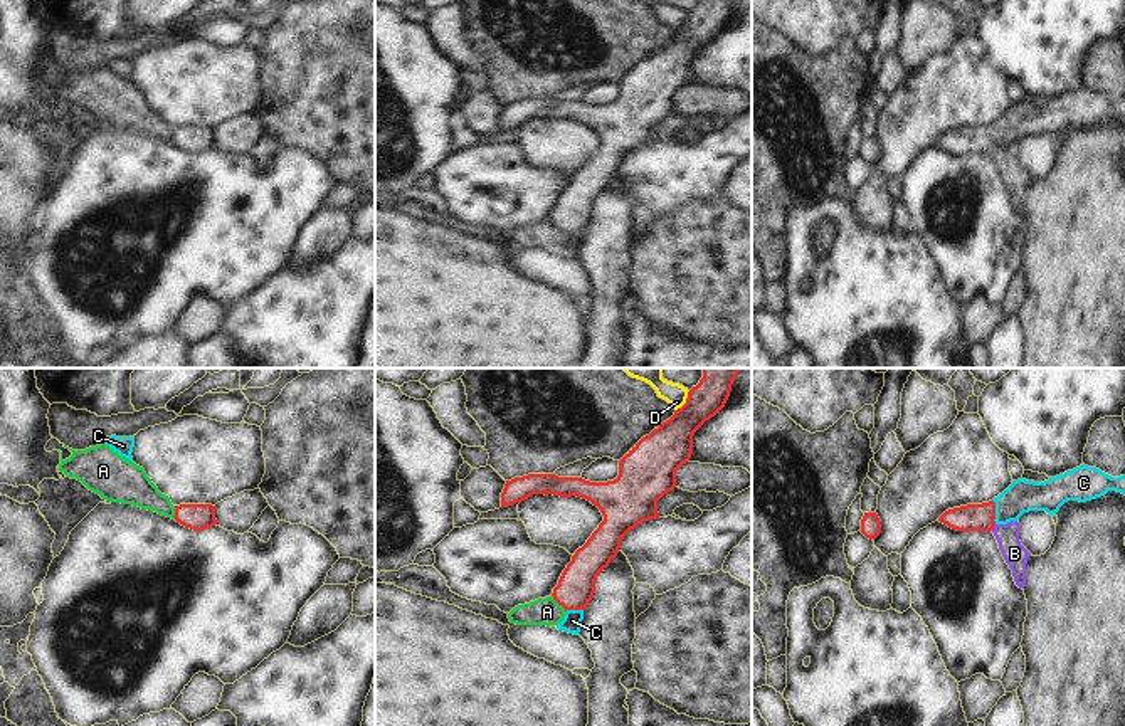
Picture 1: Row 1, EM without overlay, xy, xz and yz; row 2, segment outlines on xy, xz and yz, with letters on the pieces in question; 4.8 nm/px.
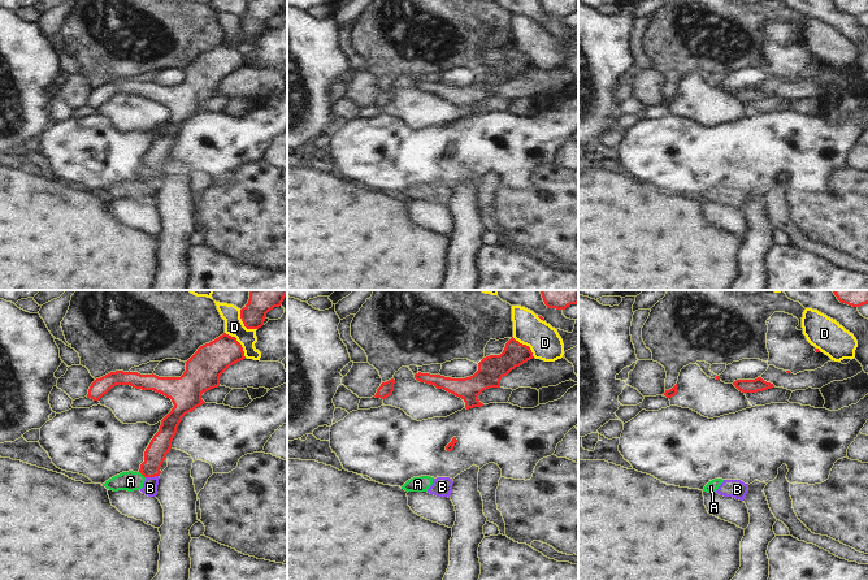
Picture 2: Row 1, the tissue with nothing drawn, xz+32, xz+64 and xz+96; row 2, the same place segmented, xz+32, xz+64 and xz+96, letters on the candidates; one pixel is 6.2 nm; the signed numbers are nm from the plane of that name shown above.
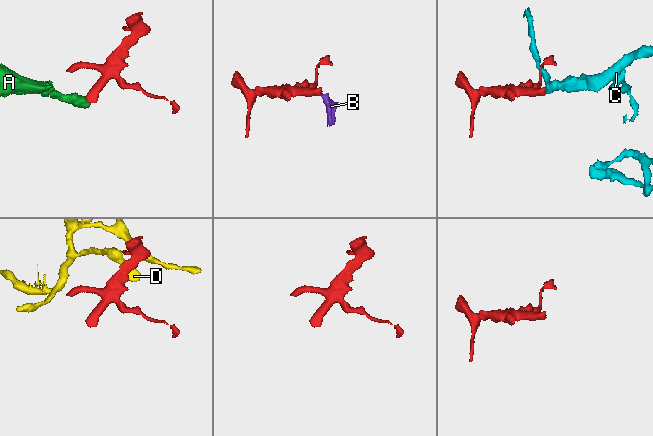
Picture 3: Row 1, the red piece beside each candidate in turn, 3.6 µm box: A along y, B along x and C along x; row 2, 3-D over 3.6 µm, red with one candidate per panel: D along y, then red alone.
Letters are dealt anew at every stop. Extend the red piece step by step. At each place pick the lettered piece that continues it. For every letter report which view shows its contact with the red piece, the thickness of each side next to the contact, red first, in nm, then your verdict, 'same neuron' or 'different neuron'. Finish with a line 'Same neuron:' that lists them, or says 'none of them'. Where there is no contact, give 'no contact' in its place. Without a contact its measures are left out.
A: meets red in xz; 180 nm thick on the red side, 130 nm on the other; different neuron
B: meets red in yz; 130 nm thick on the red side, 110 nm on the other; different neuron
C: meets red in yz; 130 nm thick on the red side, 160 nm on the other; same neuron
D: meets red in xz; 220 nm thick on the red side, 110 nm on the other; different neuron
Same neuron: C

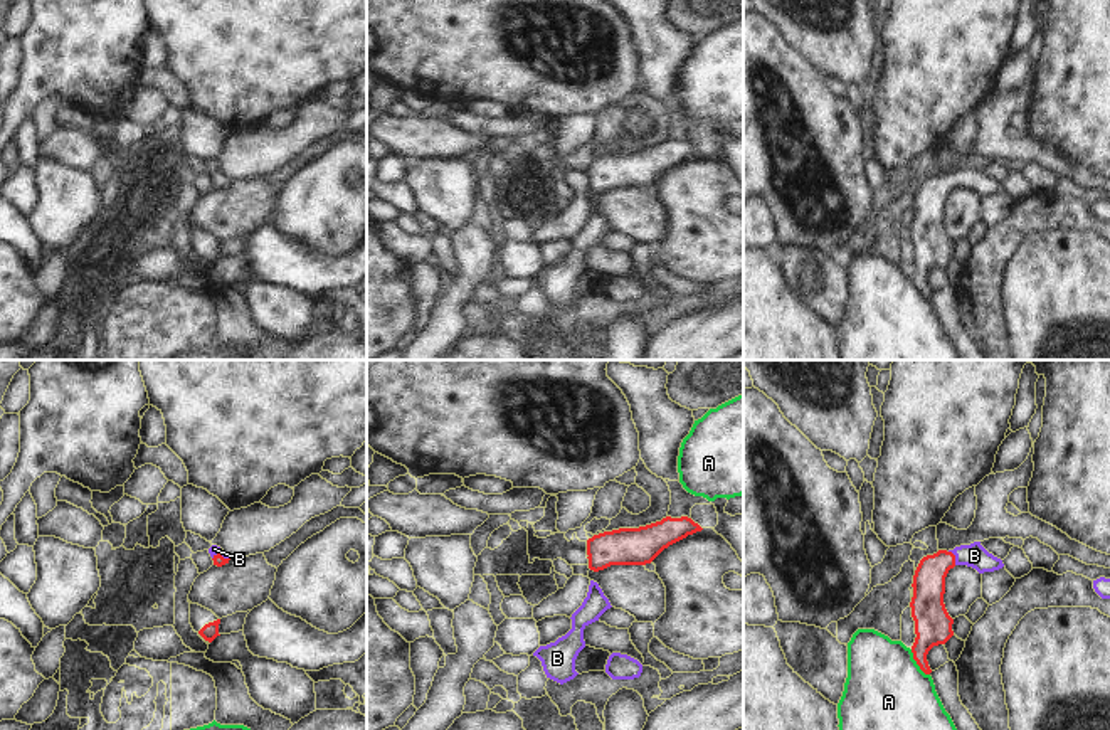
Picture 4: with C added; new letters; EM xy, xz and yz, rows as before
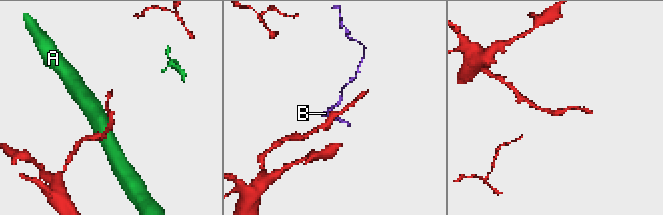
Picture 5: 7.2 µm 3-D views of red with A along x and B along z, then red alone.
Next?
A: meets red in yz; 180 nm thick on the red side, 460 nm on the other; different neuron
B: meets red in yz; 160 nm thick on the red side, 120 nm on the other; same neuron
Same neuron: B

